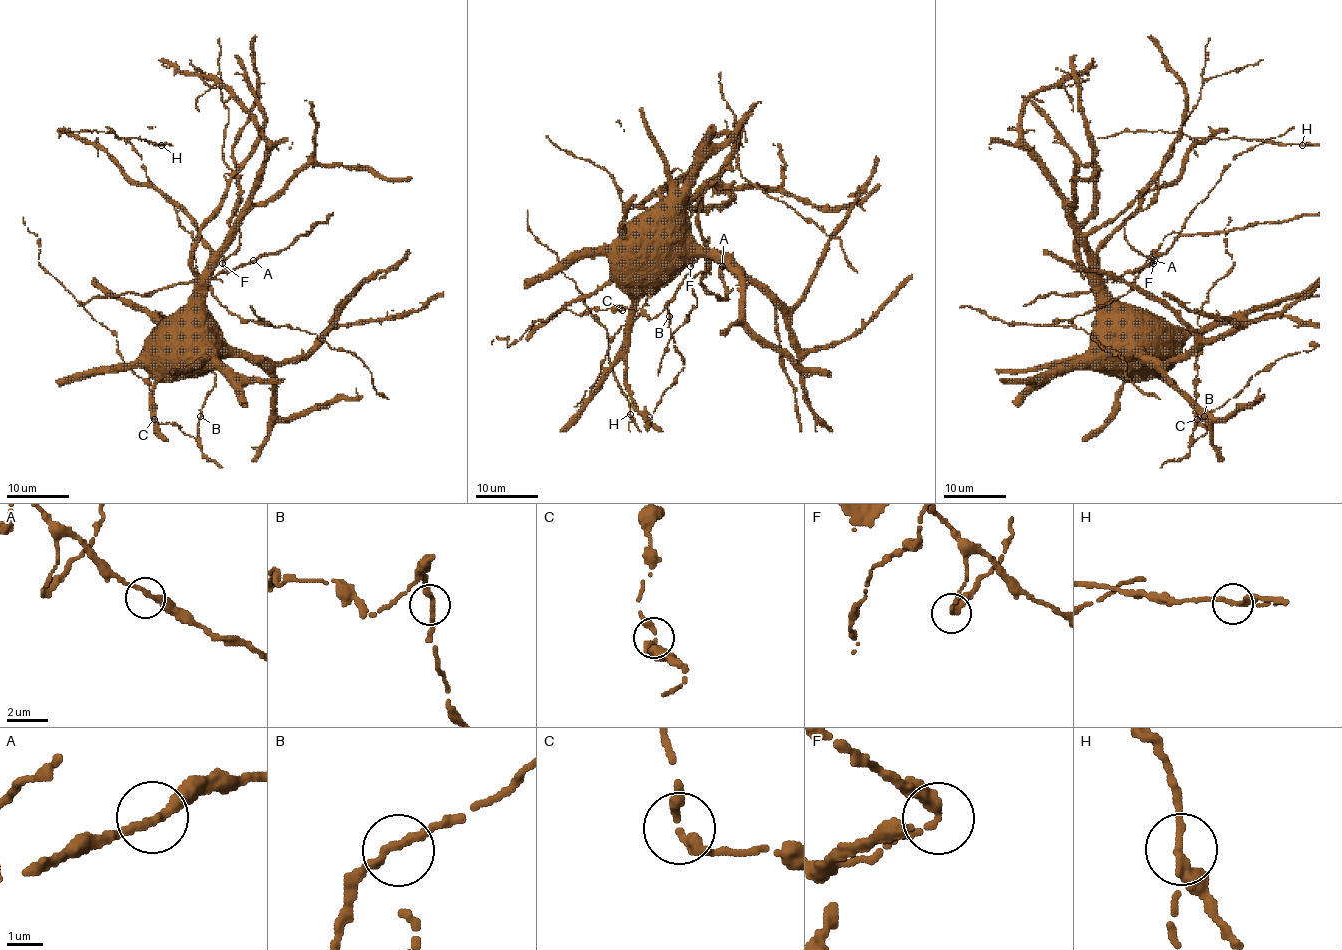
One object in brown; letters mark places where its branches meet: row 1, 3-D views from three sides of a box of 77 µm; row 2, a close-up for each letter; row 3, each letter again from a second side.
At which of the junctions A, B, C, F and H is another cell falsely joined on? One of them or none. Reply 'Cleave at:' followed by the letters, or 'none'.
Cleave at: none

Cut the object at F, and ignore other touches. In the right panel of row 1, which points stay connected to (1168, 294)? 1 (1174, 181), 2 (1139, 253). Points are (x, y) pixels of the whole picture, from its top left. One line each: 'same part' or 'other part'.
1: same part
2: other part

